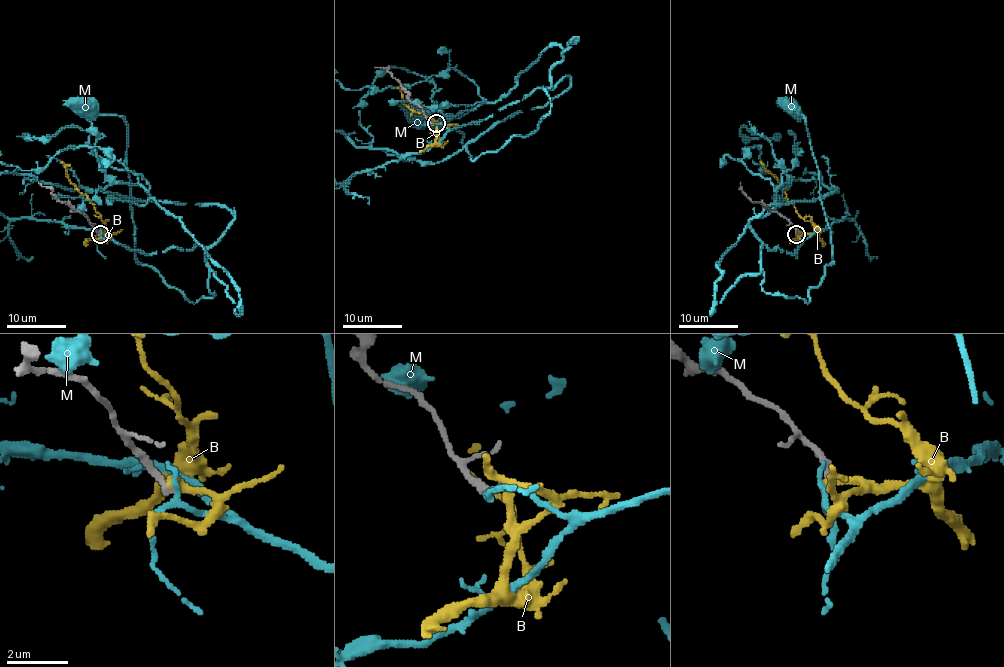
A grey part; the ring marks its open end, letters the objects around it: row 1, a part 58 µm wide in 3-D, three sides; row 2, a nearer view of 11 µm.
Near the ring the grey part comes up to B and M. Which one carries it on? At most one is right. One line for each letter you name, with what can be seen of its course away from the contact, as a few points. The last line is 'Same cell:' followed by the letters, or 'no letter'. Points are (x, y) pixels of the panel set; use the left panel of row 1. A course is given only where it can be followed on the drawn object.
Same cell: no letter

